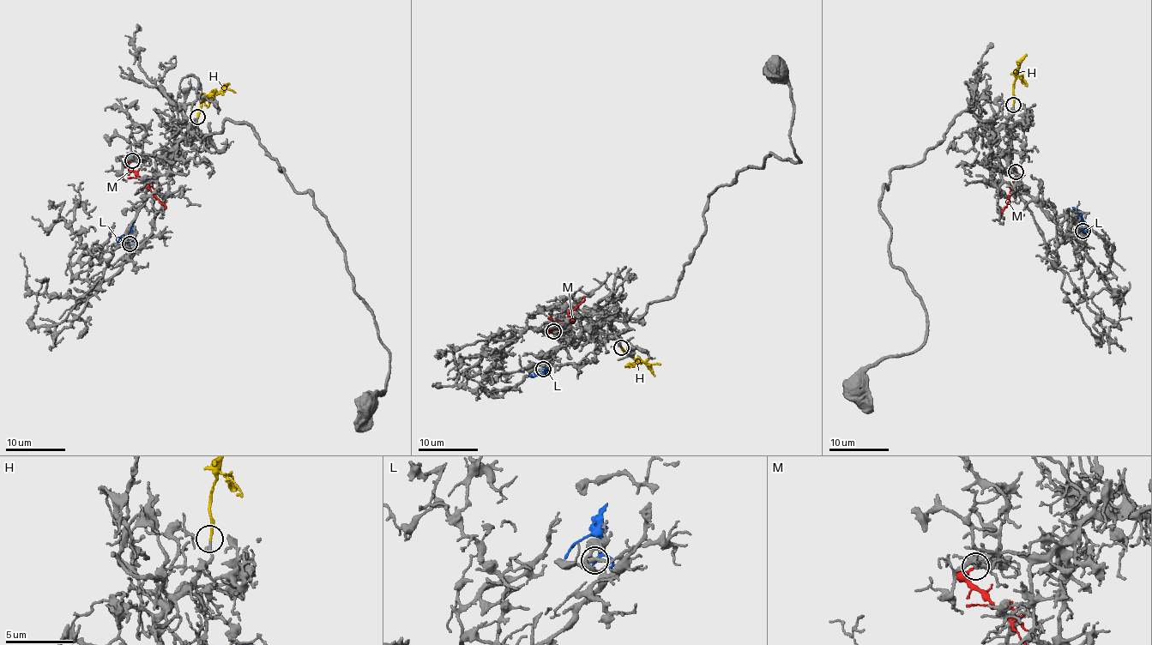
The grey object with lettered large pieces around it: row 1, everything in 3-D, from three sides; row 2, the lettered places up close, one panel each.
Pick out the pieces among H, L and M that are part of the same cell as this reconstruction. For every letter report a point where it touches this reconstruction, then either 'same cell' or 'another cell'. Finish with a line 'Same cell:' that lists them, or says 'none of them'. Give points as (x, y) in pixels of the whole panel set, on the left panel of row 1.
H: meets grey at (197, 117); same cell
L: meets grey at (129, 244); another cell
M: meets grey at (132, 160); another cell
Same cell: H

